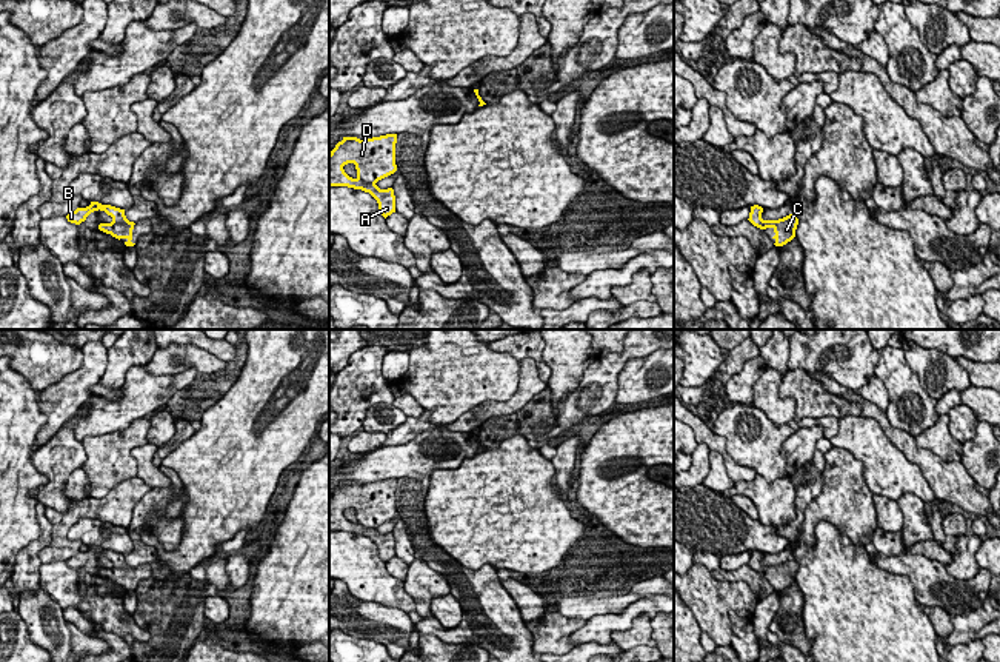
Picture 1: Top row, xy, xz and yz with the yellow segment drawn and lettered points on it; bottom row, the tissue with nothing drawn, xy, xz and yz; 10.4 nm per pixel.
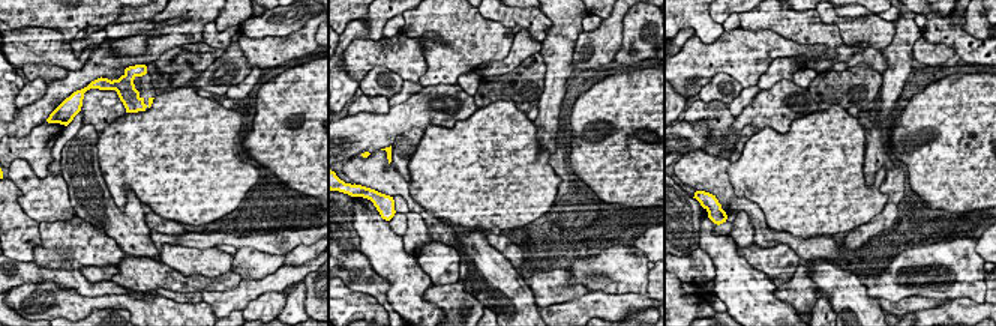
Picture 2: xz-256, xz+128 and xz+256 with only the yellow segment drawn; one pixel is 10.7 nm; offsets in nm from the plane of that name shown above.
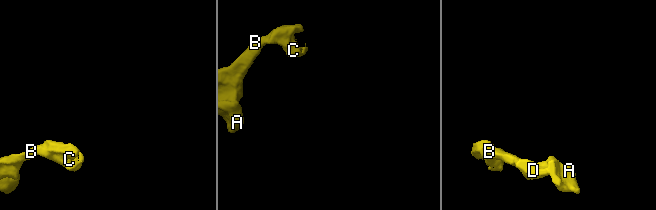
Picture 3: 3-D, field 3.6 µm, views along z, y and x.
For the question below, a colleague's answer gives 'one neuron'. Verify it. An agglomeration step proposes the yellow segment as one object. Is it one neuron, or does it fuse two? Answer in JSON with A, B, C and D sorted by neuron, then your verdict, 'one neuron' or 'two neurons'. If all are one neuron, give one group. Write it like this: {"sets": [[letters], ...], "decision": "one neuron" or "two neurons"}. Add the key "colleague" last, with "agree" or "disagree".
{"sets": [["A", "B", "C", "D"]], "decision": "one neuron", "colleague": "agree"}

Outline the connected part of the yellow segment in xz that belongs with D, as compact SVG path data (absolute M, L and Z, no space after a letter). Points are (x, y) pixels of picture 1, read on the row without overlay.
M397 479L360 485L343 482L329 497L329 531L348 531L369 537L378 548L380 559L386 563L395 557L394 534L380 534L375 528L397 516L395 510Z

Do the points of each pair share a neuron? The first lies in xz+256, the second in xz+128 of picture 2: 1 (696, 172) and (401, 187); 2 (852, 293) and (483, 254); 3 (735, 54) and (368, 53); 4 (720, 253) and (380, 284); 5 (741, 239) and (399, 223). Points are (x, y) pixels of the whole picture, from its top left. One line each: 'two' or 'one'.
1: one
2: one
3: one
4: two
5: two

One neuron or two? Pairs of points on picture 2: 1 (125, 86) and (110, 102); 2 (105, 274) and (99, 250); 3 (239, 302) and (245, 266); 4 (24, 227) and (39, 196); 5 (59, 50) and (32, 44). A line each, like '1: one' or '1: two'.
1: two
2: two
3: two
4: two
5: one

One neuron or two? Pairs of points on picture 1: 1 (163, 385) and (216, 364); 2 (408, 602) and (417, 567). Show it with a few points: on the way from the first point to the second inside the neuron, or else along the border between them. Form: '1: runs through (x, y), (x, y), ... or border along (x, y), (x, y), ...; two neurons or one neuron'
1: border along (199, 371), (186, 368), (162, 376); two neurons
2: border along (402, 581), (403, 590), (423, 618); two neurons

